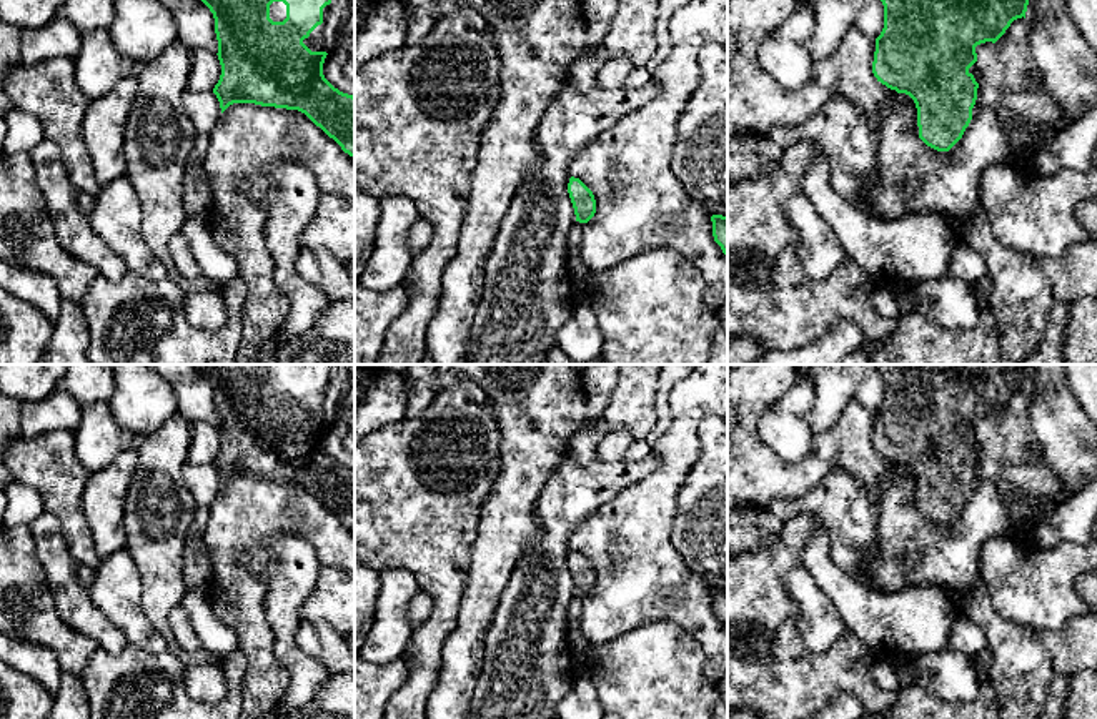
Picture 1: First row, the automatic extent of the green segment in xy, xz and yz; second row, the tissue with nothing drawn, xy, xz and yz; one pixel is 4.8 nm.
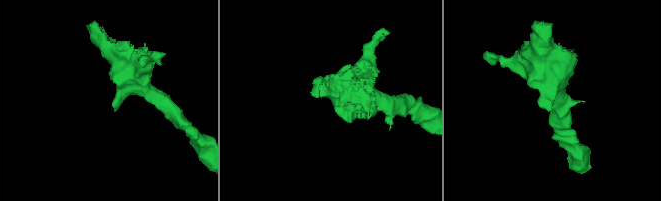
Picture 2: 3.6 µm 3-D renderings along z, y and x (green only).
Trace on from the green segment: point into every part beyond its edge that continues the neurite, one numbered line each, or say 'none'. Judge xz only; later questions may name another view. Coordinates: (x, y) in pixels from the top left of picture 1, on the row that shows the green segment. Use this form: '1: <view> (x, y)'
1: xz (576, 268)

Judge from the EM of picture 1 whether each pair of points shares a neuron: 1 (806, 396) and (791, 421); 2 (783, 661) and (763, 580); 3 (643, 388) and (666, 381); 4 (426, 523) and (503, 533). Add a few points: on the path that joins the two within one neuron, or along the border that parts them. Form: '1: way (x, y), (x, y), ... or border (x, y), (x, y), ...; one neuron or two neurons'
1: way (799, 403), (791, 415); one neuron
2: way (779, 641), (779, 629), (763, 613), (763, 599); one neuron
3: border (658, 381), (655, 423); two neurons
4: border (490, 493), (483, 503), (478, 536), (468, 568); two neurons

